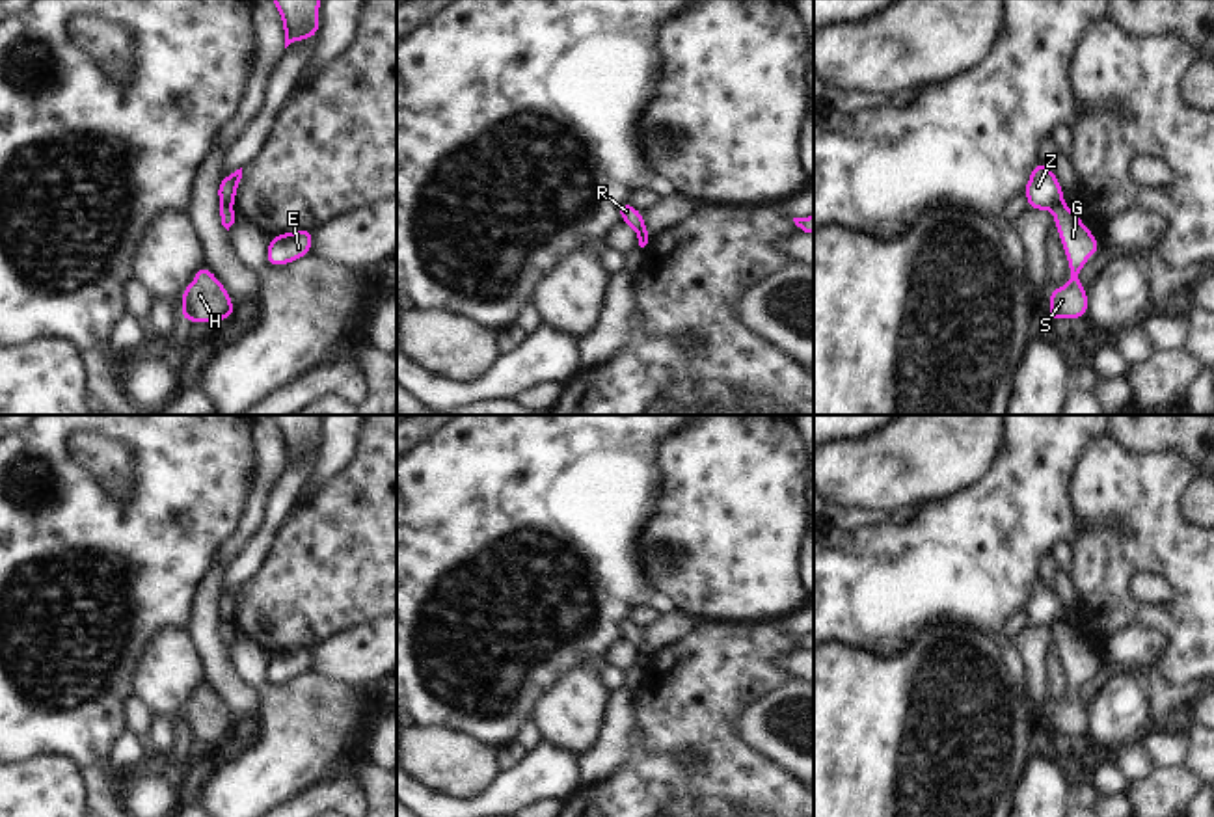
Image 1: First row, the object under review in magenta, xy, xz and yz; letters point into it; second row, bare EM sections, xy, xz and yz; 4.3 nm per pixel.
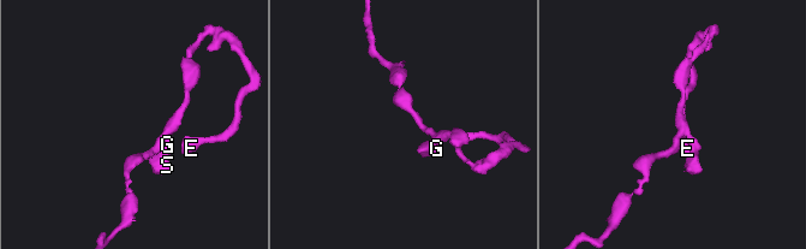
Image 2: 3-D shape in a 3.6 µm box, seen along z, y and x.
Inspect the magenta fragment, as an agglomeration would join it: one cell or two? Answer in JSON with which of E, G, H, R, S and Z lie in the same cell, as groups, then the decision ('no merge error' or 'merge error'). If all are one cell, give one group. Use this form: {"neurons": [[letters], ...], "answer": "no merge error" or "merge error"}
{"neurons": [["E", "R", "Z"], ["G", "H", "S"]], "answer": "merge error"}

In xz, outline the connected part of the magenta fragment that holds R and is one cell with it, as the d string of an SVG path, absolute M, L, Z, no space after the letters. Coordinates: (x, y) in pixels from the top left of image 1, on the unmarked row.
M629 618L618 623L620 636L626 638L639 653L639 657L650 659L650 650L644 642L642 629L633 625Z

